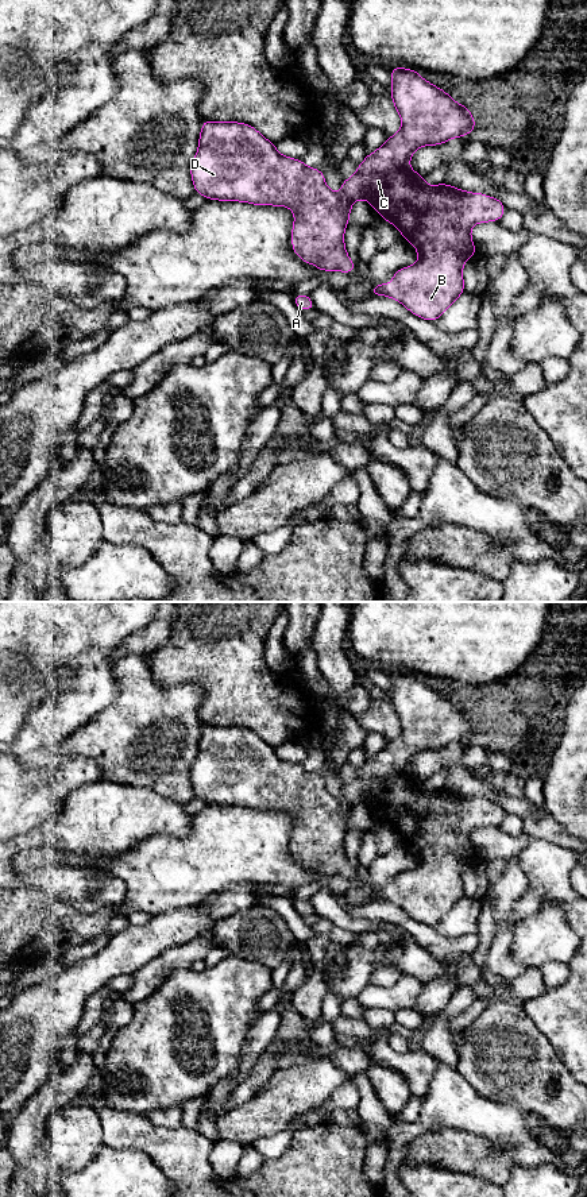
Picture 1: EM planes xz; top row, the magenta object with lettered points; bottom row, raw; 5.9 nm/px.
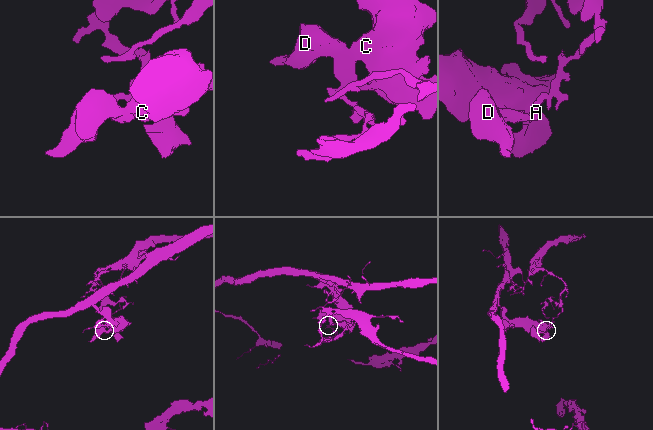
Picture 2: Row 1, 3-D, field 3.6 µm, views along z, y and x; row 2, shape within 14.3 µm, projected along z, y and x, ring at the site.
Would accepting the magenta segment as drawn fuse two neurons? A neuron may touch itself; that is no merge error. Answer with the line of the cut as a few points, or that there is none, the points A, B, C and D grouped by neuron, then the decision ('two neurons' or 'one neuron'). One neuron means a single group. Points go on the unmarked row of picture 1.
xz (336, 798), (350, 813) | A D / B C | two neurons

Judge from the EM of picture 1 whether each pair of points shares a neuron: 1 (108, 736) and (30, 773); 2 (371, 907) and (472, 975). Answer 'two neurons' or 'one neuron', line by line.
1: two neurons
2: two neurons

